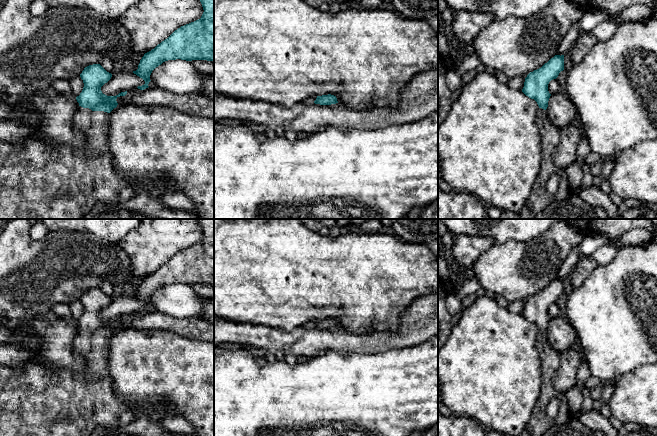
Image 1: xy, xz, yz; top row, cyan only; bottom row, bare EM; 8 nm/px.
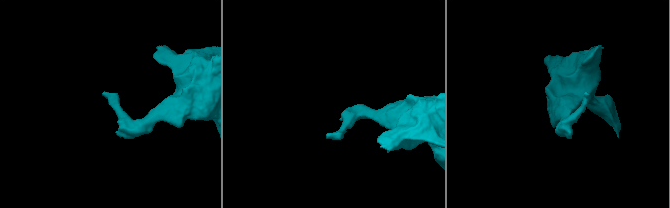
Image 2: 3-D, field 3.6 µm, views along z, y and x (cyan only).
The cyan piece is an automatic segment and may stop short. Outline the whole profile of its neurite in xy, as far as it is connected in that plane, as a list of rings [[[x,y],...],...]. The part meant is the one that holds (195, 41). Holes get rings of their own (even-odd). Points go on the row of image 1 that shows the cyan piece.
[[[200,0],[200,2],[204,10],[200,19],[181,26],[154,49],[144,54],[138,69],[133,71],[134,74],[145,81],[144,85],[137,87],[138,89],[144,90],[149,87],[152,71],[165,61],[176,59],[214,61],[214,0]]]

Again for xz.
[[[328,94],[328,95],[322,95],[322,96],[316,96],[316,95],[311,95],[310,97],[304,99],[302,101],[304,104],[310,104],[310,103],[315,103],[315,104],[320,104],[320,105],[331,105],[331,104],[336,104],[338,103],[336,96]]]

